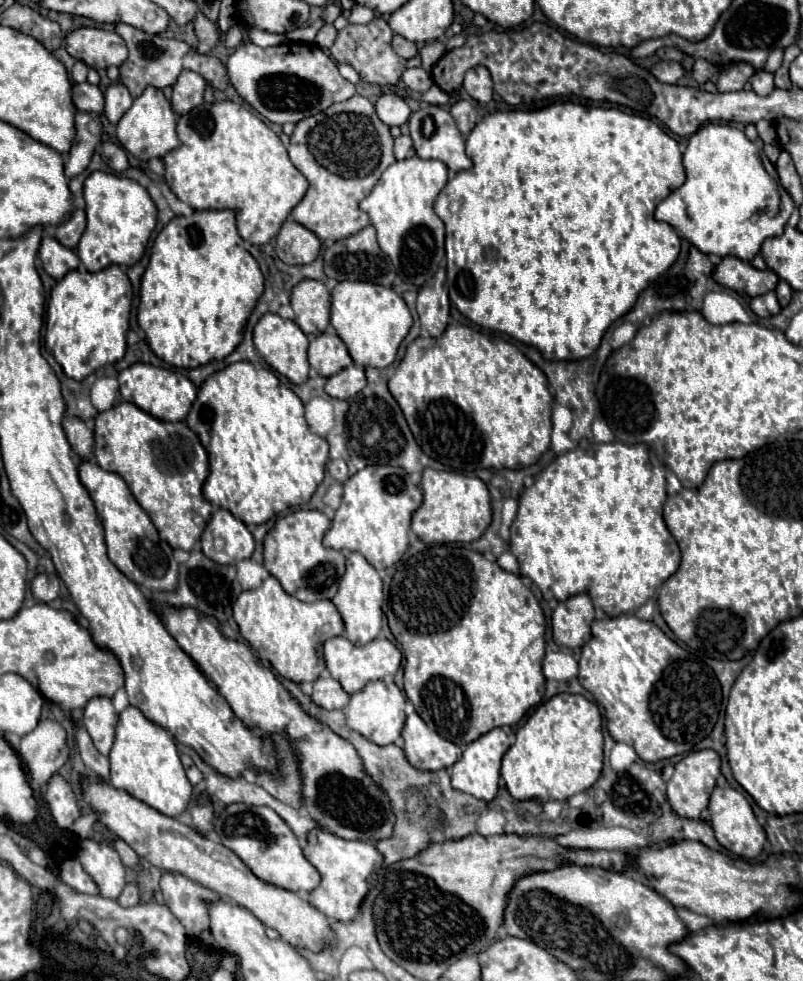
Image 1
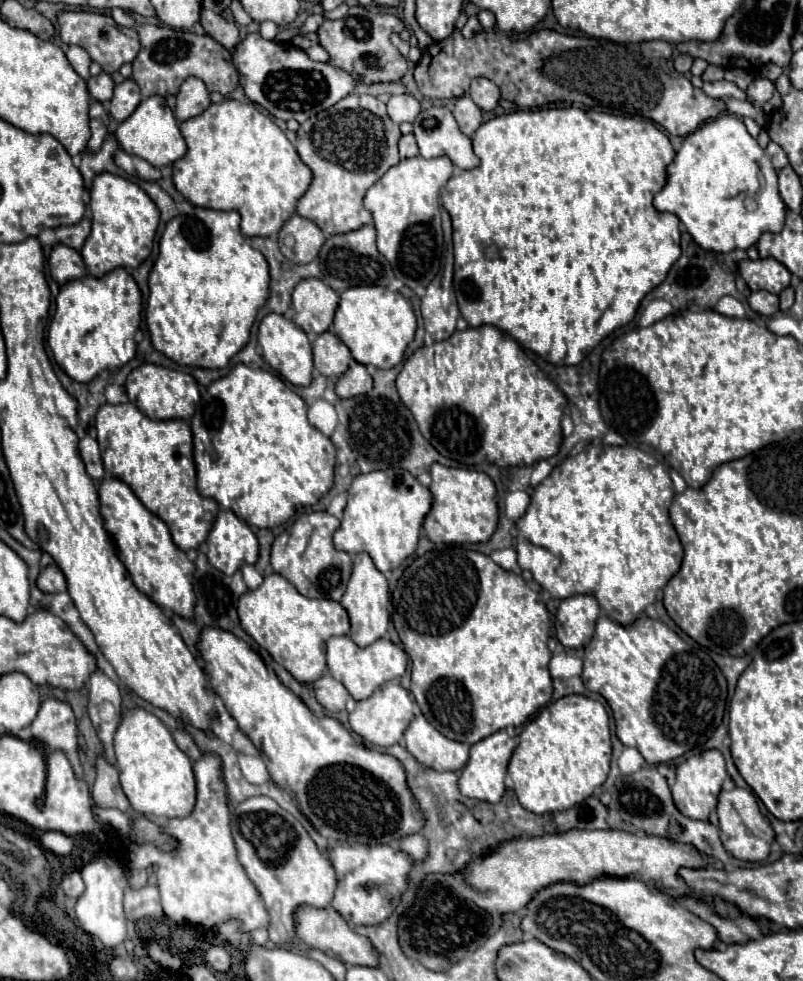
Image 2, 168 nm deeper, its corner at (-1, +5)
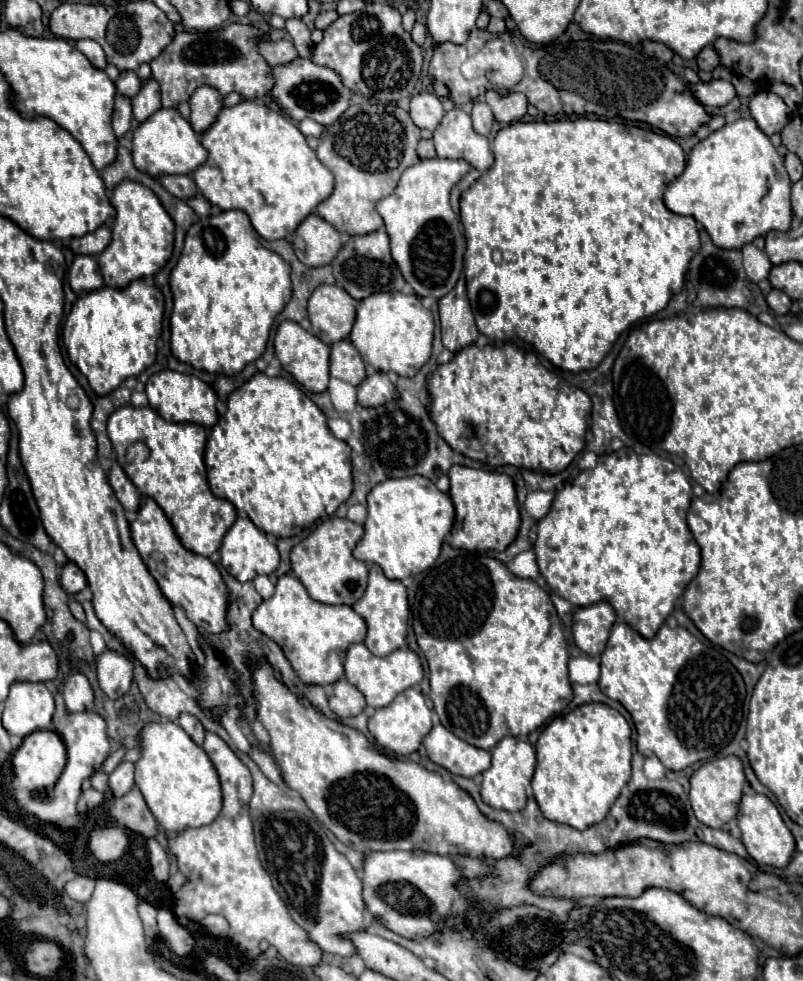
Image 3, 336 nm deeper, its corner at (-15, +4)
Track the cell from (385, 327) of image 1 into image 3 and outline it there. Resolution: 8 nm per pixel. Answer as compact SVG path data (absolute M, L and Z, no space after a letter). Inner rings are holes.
M376 292L360 300L356 322L350 332L350 340L360 352L364 364L380 372L396 372L398 376L414 376L428 362L432 338L434 318L430 310L420 304L416 294L404 296L400 292Z

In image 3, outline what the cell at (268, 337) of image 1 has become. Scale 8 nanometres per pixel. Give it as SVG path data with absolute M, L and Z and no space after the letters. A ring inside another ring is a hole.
M282 322L278 326L278 332L274 336L274 348L276 348L276 356L282 364L282 368L294 376L294 380L298 384L302 384L308 392L324 392L328 388L328 356L330 356L330 348L318 340L314 334L302 330L296 322Z

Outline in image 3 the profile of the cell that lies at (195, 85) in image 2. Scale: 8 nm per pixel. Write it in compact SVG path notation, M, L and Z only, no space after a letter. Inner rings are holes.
M200 86L200 88L196 88L196 92L190 98L190 108L192 108L190 124L192 124L194 132L200 136L214 124L216 116L224 108L224 104L222 104L222 96L220 96L220 92L216 92L216 88Z

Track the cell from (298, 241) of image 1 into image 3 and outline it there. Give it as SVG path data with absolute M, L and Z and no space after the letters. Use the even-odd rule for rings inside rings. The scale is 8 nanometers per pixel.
M310 214L294 232L292 244L296 256L306 266L326 266L342 248L340 234L318 214Z

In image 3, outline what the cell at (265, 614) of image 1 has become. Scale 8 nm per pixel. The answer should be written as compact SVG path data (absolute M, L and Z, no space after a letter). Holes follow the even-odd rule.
M284 574L278 578L274 596L270 600L264 600L256 608L252 622L254 622L256 630L260 630L262 634L272 638L276 644L280 644L284 656L288 658L294 672L298 674L298 678L304 684L322 684L324 686L324 684L334 684L336 680L340 680L344 676L344 656L346 656L348 646L354 642L362 642L366 636L366 622L362 616L358 616L354 612L352 606L330 606L330 604L320 604L320 602L312 600L308 596L306 588L302 586L302 582L294 574Z

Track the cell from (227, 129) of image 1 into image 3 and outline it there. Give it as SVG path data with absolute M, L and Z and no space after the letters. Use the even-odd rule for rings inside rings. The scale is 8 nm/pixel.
M242 100L232 108L224 108L216 122L202 136L202 146L208 150L206 164L194 170L194 182L202 196L220 210L242 210L250 216L254 230L264 240L290 238L298 224L316 210L316 206L332 194L334 176L316 158L316 152L308 146L304 134L290 122L290 118L270 110L268 106L252 100Z

